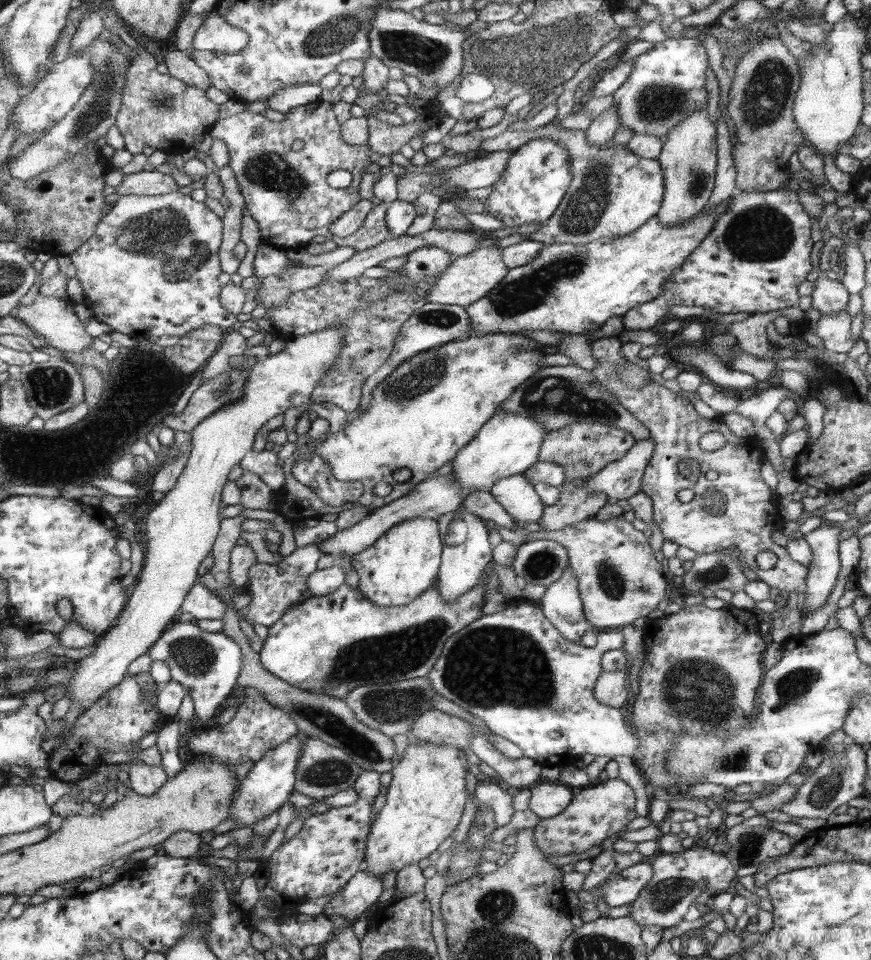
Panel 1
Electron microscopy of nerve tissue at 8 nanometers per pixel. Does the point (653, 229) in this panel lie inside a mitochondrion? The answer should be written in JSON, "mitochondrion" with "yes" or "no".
{"mitochondrion":"no"}

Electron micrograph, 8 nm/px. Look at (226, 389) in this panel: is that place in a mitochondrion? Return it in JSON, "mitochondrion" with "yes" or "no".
{"mitochondrion":"yes"}

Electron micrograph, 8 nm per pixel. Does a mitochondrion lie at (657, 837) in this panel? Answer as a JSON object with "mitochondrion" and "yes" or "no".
{"mitochondrion":"no"}

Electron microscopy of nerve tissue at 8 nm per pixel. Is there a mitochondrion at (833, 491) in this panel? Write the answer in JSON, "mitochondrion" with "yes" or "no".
{"mitochondrion":"no"}

